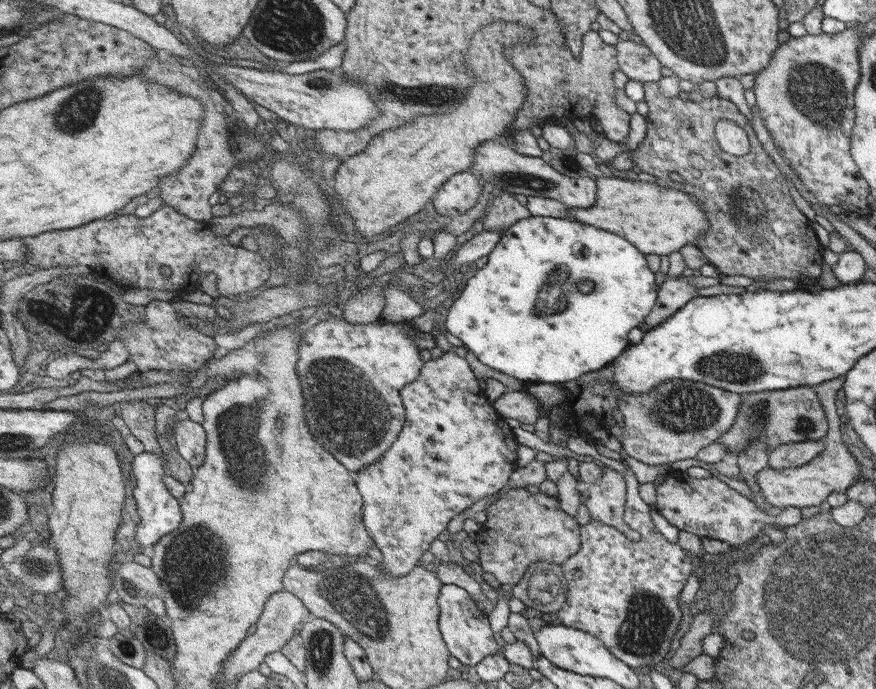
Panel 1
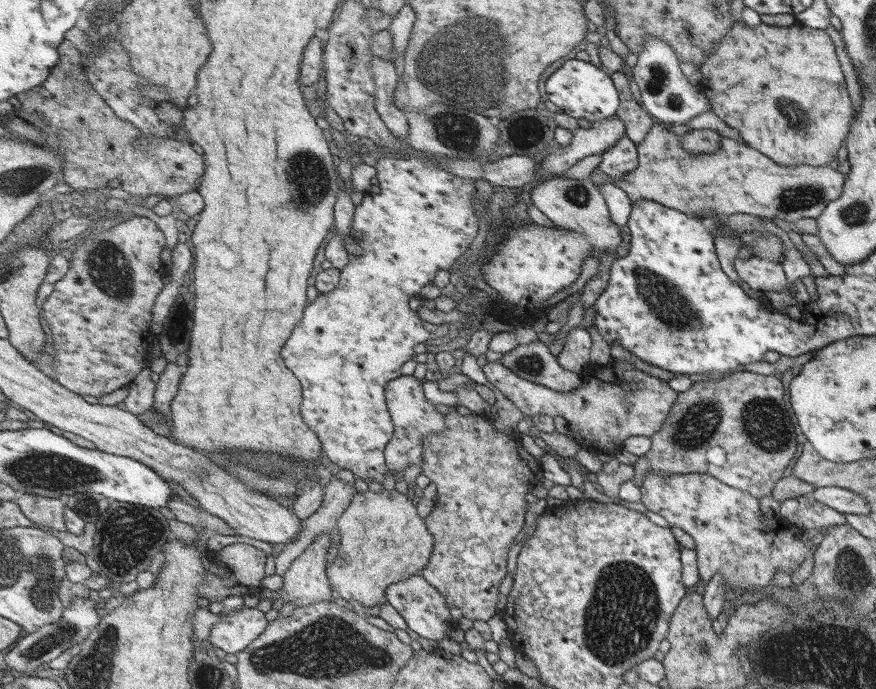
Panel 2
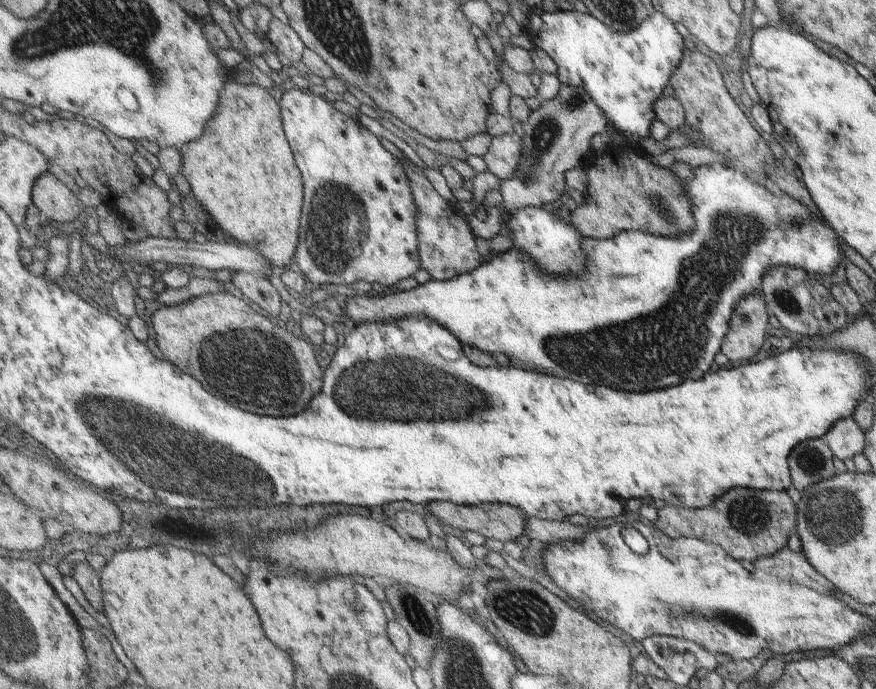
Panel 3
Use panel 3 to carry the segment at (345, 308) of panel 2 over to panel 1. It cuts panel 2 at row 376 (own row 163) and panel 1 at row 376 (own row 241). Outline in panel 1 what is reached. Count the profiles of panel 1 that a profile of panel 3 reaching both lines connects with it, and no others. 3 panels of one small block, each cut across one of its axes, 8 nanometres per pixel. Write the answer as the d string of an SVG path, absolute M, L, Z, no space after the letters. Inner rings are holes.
M335 316L308 328L300 341L298 360L299 378L306 396L307 420L311 420L311 428L315 428L315 436L319 436L323 447L357 475L378 462L404 424L404 408L398 390L417 379L421 374L419 368L424 365L411 341L415 326L411 321L351 323Z

